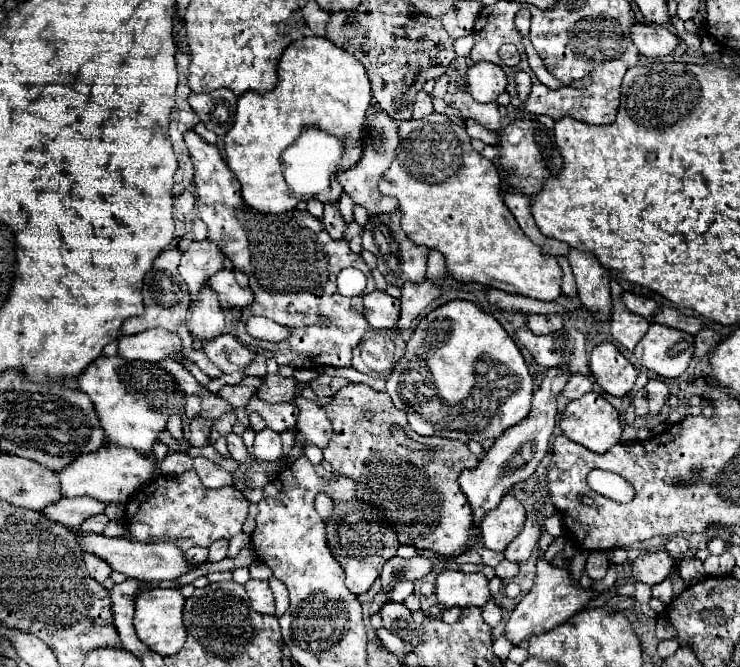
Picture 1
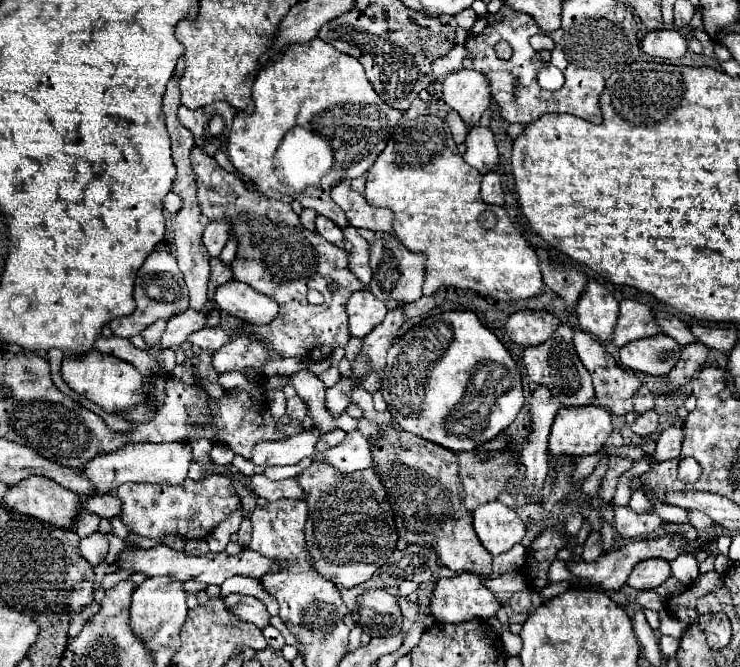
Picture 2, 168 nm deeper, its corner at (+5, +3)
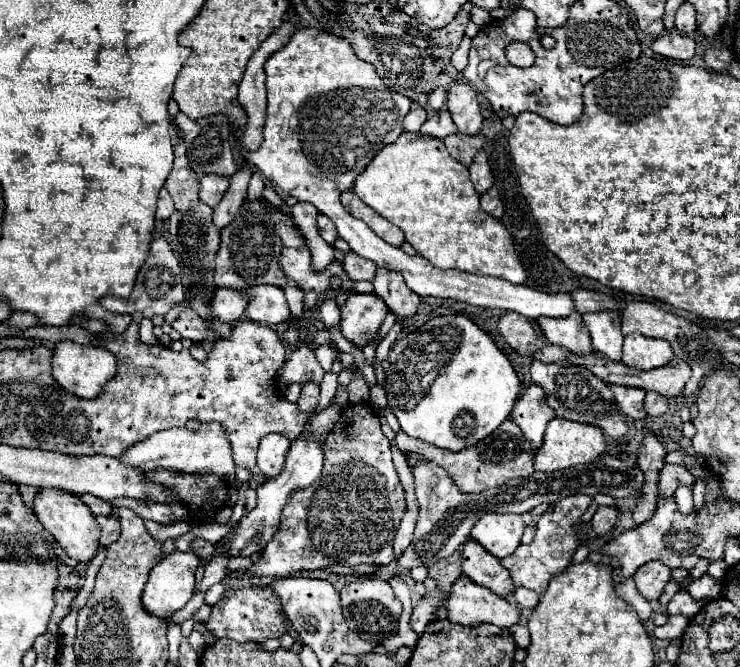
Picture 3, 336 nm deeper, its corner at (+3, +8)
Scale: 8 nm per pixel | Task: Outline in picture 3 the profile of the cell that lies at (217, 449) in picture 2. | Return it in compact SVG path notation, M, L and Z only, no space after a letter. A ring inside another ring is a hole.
M203 424L197 432L191 432L187 428L171 428L155 432L147 440L141 440L139 444L127 448L127 452L123 452L121 456L121 462L131 464L141 472L153 472L163 468L183 474L215 474L227 482L233 482L235 478L235 462L231 456L231 446L219 424Z

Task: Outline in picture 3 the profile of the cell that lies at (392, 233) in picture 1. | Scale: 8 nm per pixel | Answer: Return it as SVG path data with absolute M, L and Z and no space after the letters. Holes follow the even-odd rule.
M377 268L375 274L375 294L385 300L385 304L389 306L389 310L393 310L399 318L409 318L411 314L417 312L419 304L421 304L421 296L415 296L415 292L411 292L403 280L403 276L399 276L399 272L391 272L387 268Z

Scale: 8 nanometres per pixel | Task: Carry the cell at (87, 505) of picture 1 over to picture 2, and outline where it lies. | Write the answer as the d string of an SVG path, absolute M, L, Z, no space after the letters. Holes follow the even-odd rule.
M105 493L105 495L97 495L97 497L87 497L81 505L83 505L83 509L89 509L95 515L105 517L109 521L113 517L121 517L121 513L123 513L121 501L113 493Z

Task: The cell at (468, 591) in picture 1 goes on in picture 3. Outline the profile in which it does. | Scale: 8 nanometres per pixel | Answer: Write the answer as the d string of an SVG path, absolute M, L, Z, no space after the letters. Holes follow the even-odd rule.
M465 576L453 582L445 606L447 620L463 626L477 626L481 622L489 622L499 628L509 628L519 622L521 614L517 606Z

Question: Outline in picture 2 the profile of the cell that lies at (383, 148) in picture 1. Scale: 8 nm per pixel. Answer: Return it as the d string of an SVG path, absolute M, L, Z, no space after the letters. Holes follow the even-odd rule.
M365 179L343 181L331 191L333 201L345 211L353 227L381 231L393 235L393 217L387 209L373 209L365 201Z

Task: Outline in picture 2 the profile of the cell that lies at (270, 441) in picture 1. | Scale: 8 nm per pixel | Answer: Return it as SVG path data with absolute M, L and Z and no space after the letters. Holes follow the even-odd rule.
M304 430L285 441L263 441L253 449L253 463L267 465L297 465L301 459L312 457L318 435Z

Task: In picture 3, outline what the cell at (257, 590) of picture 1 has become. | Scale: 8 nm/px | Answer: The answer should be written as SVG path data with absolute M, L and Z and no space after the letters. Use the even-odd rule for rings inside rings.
M251 586L251 588L239 588L239 590L227 590L223 598L213 606L213 612L207 620L207 628L217 638L233 638L237 642L261 642L265 638L281 638L285 634L283 622L281 622L281 602L275 596L275 592L265 586Z

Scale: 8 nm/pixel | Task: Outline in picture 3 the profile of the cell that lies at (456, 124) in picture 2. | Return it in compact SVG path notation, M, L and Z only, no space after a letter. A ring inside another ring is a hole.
M439 110L421 126L421 132L443 140L449 134L455 134L455 122L451 122L451 116L447 110Z

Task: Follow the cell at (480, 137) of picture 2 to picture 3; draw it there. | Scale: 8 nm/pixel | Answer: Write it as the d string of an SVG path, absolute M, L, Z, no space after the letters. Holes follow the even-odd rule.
M479 150L469 166L469 172L471 172L471 180L473 180L473 186L479 194L487 192L493 184L493 174L491 174L491 166L489 166L489 160L487 160L487 154L485 150Z

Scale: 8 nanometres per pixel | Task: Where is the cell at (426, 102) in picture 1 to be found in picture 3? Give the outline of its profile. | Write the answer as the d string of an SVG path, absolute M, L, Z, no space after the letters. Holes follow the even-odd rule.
M413 102L409 114L407 114L405 120L403 120L403 128L405 128L407 132L419 132L419 128L423 126L425 120L427 120L425 108L421 108L417 102Z

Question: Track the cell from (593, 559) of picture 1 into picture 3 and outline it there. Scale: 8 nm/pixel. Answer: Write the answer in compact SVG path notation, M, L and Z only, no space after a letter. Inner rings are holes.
M599 506L597 512L591 518L591 530L597 536L605 536L613 530L615 522L617 522L617 508L609 508L609 506Z

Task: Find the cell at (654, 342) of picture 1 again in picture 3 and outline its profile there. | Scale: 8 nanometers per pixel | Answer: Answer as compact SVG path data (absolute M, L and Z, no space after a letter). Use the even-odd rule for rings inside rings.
M631 334L623 342L623 364L639 370L659 368L673 360L671 346L665 340L651 340L639 334Z

